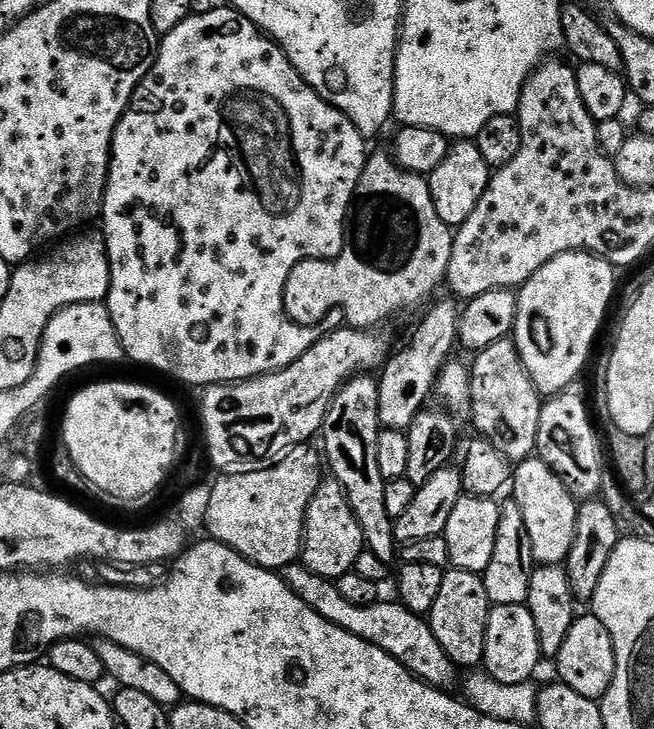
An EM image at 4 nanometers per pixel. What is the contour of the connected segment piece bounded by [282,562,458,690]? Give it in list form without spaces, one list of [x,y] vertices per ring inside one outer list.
[[[303,563],[288,564],[282,569],[282,575],[286,586],[302,598],[322,618],[326,618],[334,626],[378,646],[386,654],[390,654],[413,676],[441,690],[452,690],[456,684],[456,672],[458,665],[440,649],[438,638],[434,638],[432,628],[427,619],[417,616],[409,608],[399,602],[384,604],[377,602],[374,606],[354,606],[354,602],[346,602],[342,594],[338,594],[335,583],[324,576],[319,576],[304,567]]]

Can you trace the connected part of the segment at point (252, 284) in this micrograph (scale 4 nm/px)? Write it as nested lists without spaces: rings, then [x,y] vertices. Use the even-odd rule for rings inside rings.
[[[231,6],[212,8],[209,12],[197,11],[188,16],[174,29],[169,36],[160,42],[160,51],[152,69],[146,74],[142,83],[132,95],[132,103],[124,112],[124,117],[118,122],[116,132],[112,135],[112,155],[108,166],[108,188],[104,191],[104,207],[102,209],[102,235],[104,244],[108,247],[108,265],[112,280],[108,283],[106,303],[108,313],[116,327],[120,344],[124,347],[124,355],[136,364],[145,364],[148,368],[157,368],[184,384],[231,384],[241,380],[251,380],[257,376],[266,376],[270,372],[280,372],[290,366],[310,346],[314,346],[322,335],[319,327],[303,328],[284,313],[284,291],[286,278],[290,278],[290,270],[303,260],[336,259],[344,249],[344,230],[348,213],[354,203],[358,178],[364,169],[366,151],[365,137],[360,131],[332,104],[328,104],[311,88],[294,70],[290,58],[280,48],[271,36],[260,31],[250,18],[237,12]],[[216,84],[220,98],[224,90],[234,90],[238,84],[246,84],[246,94],[252,94],[252,100],[236,102],[230,106],[240,126],[248,130],[260,130],[254,136],[246,136],[246,144],[254,144],[254,148],[242,150],[248,162],[224,162],[220,152],[210,150],[210,108],[216,108]]]

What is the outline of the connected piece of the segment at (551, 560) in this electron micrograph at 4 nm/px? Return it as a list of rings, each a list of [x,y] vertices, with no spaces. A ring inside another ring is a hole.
[[[529,458],[515,465],[510,492],[526,518],[526,534],[530,534],[530,550],[537,565],[563,565],[574,546],[578,501],[562,482],[562,478],[544,460]]]

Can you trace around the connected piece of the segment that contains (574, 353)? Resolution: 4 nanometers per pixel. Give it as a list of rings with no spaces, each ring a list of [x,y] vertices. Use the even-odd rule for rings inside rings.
[[[590,251],[563,252],[546,262],[546,266],[542,266],[542,270],[538,270],[538,274],[530,277],[519,289],[514,329],[516,349],[541,397],[555,396],[563,388],[577,383],[576,375],[583,370],[592,352],[592,343],[604,324],[604,315],[612,304],[612,295],[616,292],[616,272],[610,261]]]

